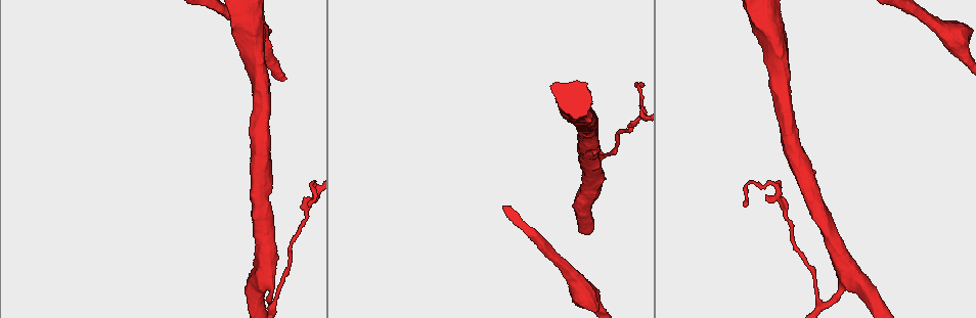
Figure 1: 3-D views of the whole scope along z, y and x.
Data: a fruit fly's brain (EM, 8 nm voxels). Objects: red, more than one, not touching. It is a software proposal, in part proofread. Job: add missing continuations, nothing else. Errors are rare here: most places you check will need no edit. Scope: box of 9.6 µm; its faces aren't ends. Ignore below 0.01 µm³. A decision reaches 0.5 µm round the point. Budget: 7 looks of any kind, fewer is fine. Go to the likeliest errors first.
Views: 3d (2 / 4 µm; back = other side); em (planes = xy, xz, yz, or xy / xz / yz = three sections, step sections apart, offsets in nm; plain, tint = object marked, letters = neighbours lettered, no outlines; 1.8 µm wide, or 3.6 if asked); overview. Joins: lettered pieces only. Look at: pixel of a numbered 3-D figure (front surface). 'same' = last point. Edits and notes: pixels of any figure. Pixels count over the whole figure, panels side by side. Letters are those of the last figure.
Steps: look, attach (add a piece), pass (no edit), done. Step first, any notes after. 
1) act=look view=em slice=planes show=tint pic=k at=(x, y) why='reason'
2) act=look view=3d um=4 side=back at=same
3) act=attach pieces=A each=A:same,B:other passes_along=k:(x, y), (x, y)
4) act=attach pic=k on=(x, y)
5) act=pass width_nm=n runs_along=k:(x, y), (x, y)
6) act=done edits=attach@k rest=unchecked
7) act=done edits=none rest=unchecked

act=look view=3d um=4 pic=1 at=(269, 297) why='sharp bend'

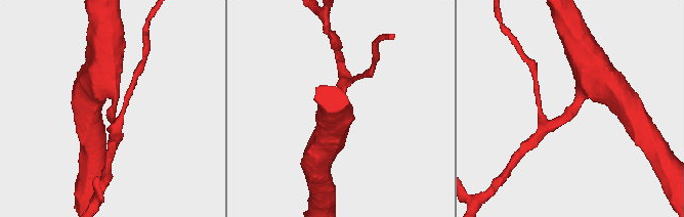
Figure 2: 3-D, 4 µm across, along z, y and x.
act=look view=em slice=planes show=plain pic=2 at=(569, 113) arms=3

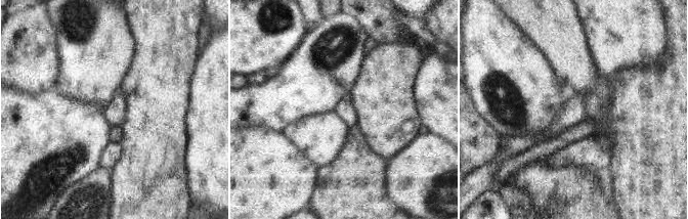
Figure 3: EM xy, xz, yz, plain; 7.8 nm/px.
act=look view=em slice=planes show=letters at=same

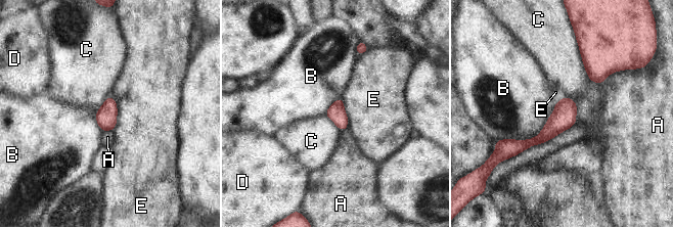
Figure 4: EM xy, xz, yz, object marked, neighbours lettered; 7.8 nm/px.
act=pass each=A:other,B:other,C:other,D:other,E:other runs_along=4:(574, 104), (540, 139), (512, 145) found='none of them fits'

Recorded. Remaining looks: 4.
act=look view=3d um=4 side=back pic=1 at=(745, 204) why='free end'

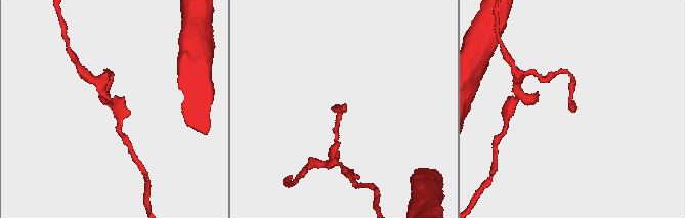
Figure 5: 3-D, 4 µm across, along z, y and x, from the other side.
act=look view=em um=3.6 slice=xy step=16 show=tint pic=5 at=(344, 109) why='need the tissue'

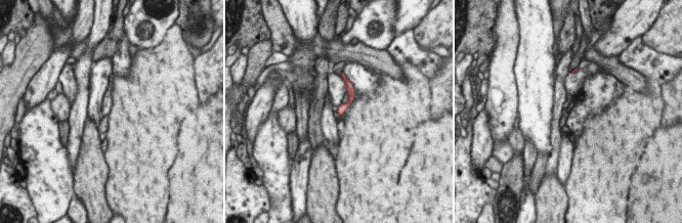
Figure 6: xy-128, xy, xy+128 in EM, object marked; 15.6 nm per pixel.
act=look view=em um=3.6 slice=planes show=letters at=same

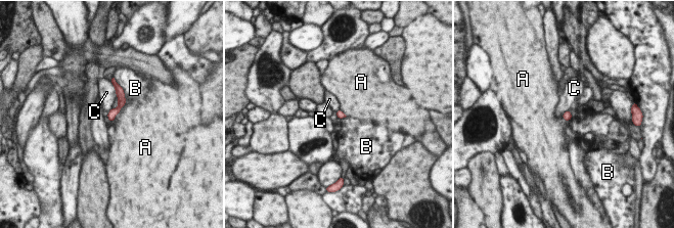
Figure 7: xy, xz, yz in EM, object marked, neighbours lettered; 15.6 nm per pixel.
act=pass width_nm=120 longest_contact=B:400nm each=A:other,B:other,C:other found='no lettered piece goes on from it'

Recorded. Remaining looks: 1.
act=done edits=none rest=unchecked

